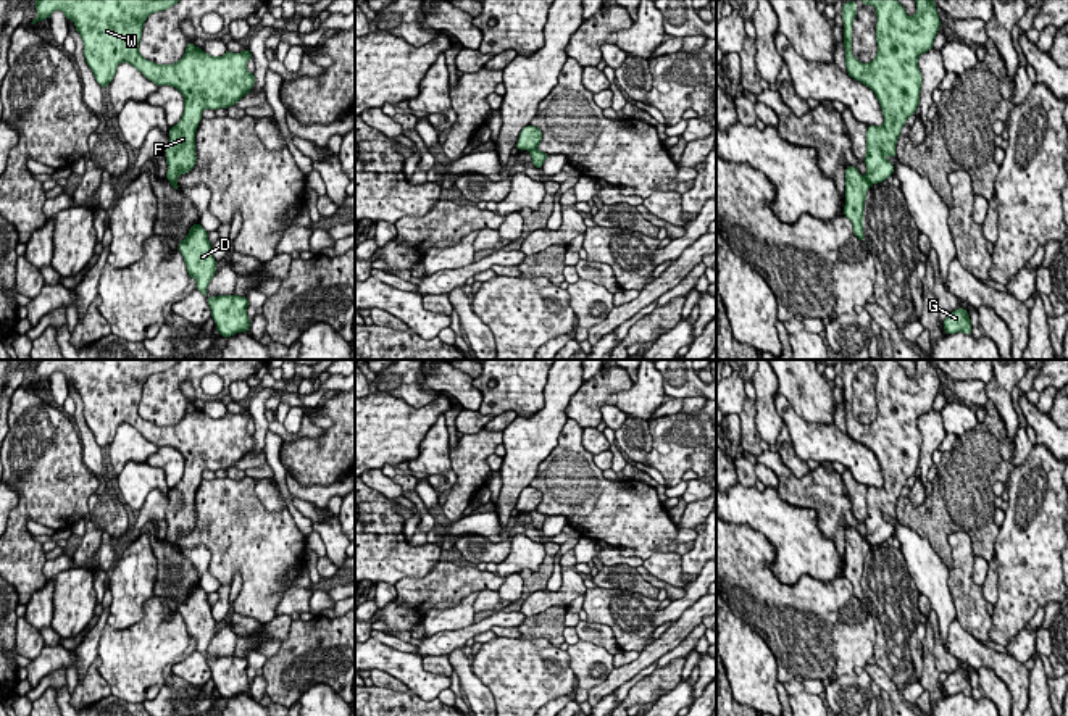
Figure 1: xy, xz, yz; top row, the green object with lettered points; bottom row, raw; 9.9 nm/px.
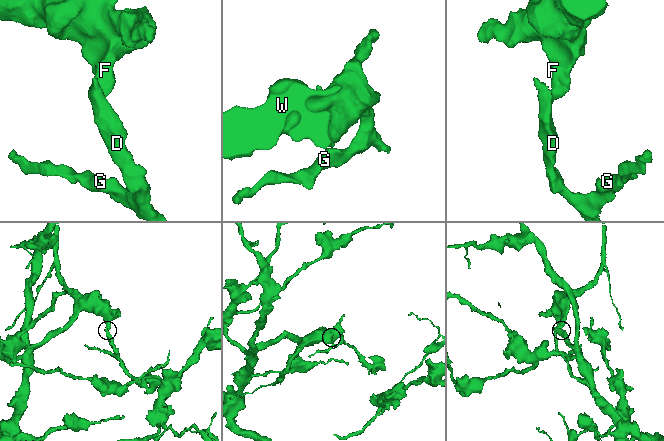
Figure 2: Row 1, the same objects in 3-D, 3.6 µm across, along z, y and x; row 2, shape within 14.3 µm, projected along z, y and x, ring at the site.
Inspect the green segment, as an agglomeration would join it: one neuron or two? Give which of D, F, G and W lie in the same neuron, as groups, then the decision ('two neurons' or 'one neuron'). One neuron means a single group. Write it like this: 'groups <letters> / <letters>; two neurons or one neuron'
groups D G / F W; two neurons

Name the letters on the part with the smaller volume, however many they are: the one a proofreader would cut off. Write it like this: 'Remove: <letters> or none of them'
Remove: D, G

